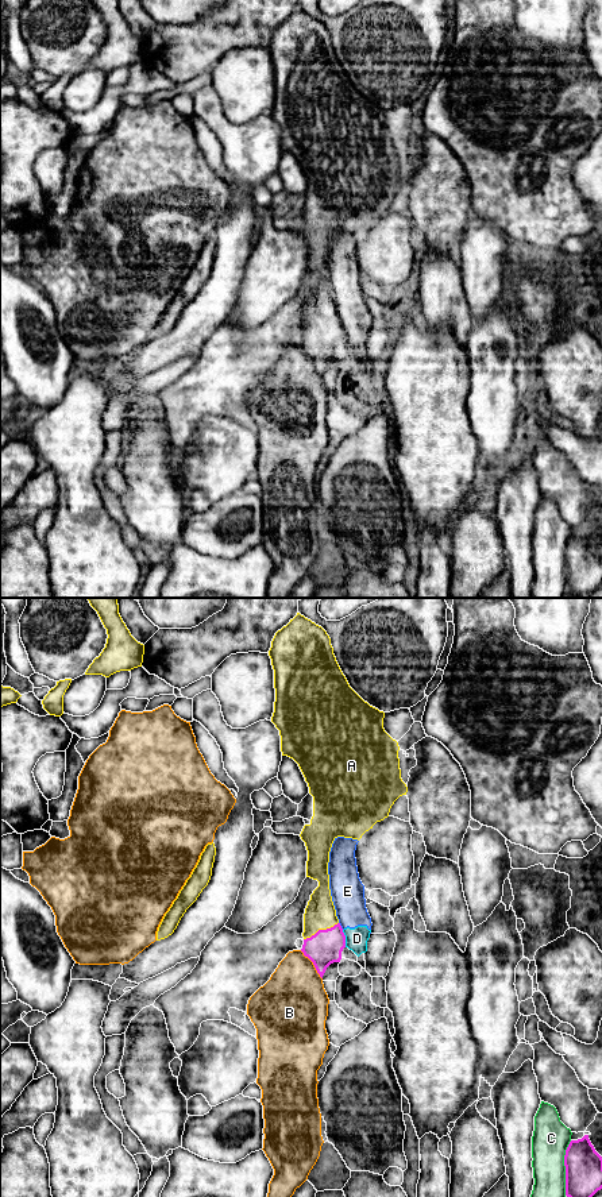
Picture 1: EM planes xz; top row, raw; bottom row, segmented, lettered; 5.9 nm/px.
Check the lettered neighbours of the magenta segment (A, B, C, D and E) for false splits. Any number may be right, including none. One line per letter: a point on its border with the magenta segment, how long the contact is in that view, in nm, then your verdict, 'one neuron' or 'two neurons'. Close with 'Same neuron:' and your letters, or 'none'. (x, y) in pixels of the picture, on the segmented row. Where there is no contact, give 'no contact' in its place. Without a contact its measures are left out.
A: meets magenta in xz at (320, 930); contact 240 nm long; one neuron
B: meets magenta in xz at (313, 964); contact 220 nm long; two neurons
C: meets magenta in xz at (566, 1167); contact 340 nm long; two neurons
D: meets magenta in xz at (344, 938); contact 110 nm long; two neurons
E: meets magenta in xz at (340, 926); contact 50 nm long; two neurons
Same neuron: A

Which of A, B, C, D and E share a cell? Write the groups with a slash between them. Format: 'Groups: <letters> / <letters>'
Groups: A / B / C / D E

